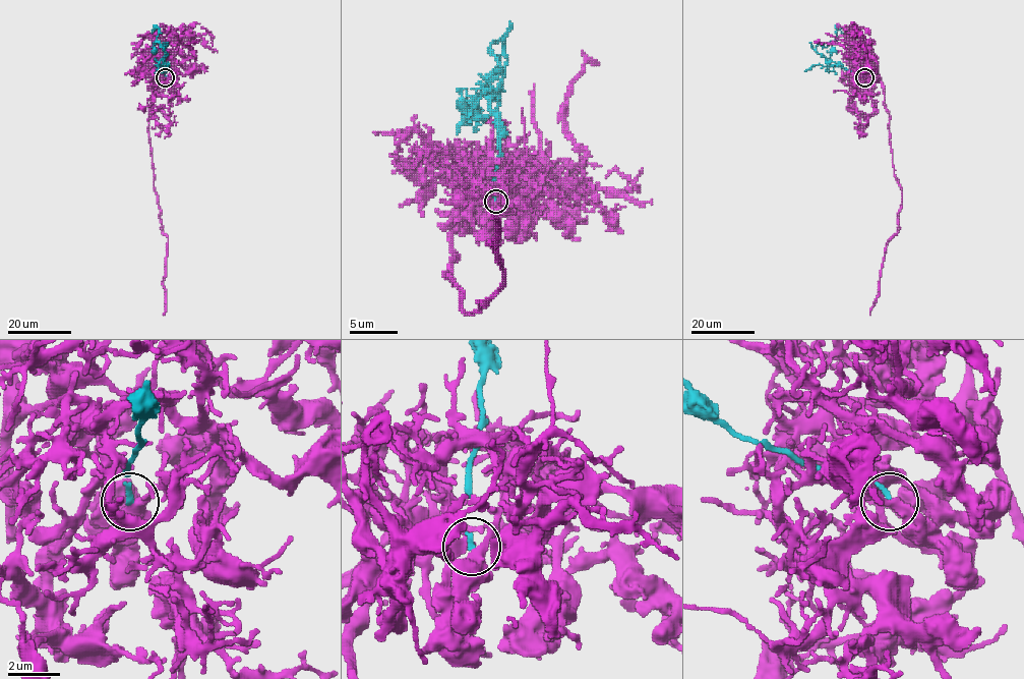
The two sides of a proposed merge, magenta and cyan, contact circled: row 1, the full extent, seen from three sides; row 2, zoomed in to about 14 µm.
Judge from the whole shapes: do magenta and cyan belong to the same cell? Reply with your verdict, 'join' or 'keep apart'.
keep apart

